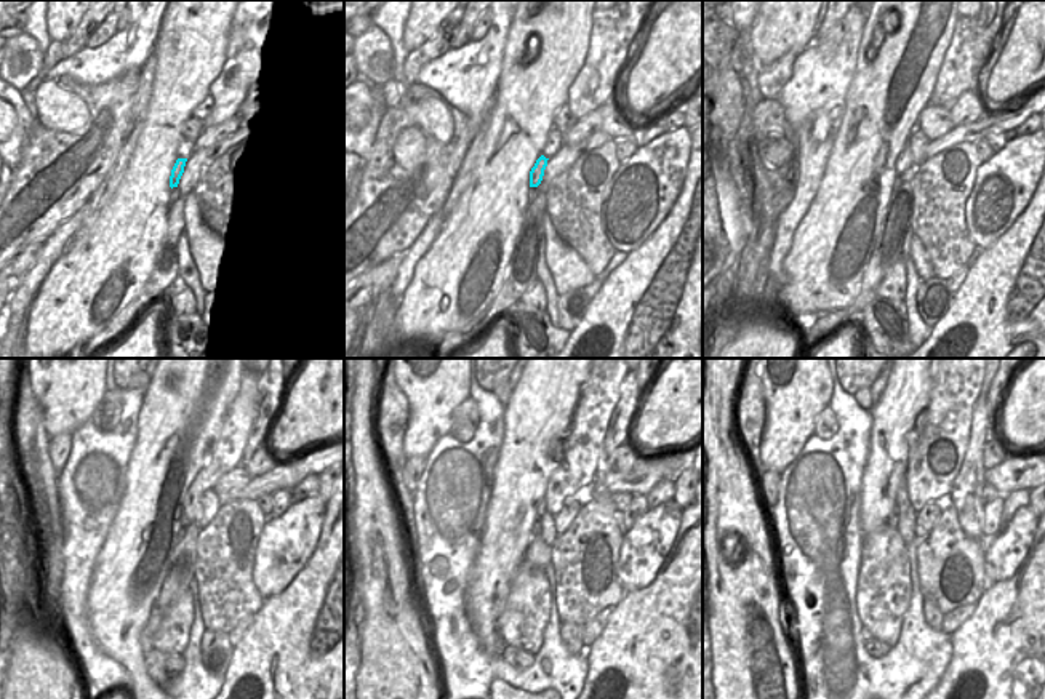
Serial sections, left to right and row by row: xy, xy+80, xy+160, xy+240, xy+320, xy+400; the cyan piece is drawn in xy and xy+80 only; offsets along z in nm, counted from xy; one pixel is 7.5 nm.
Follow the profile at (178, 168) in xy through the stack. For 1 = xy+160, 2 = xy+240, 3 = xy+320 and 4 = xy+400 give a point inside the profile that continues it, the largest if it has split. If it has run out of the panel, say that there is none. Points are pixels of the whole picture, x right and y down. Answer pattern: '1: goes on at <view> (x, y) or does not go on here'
1: goes on at xy+160 (904, 160)
2: goes on at xy+240 (242, 413)
3: goes on at xy+320 (588, 431)
4: goes on at xy+400 (944, 424)

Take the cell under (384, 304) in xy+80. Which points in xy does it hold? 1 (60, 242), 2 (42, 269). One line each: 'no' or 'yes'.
1: yes
2: yes

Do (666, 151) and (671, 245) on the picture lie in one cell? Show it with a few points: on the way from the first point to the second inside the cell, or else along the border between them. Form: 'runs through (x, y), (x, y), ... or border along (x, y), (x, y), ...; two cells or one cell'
border along (684, 178), (684, 186), (671, 211), (645, 242); two cells

